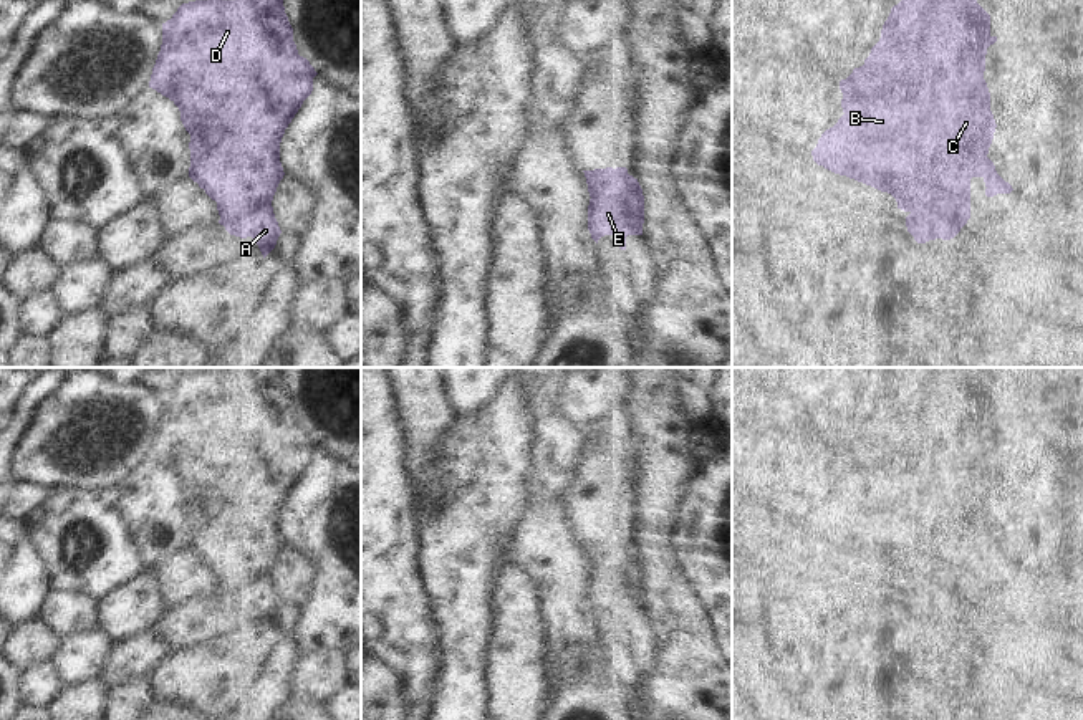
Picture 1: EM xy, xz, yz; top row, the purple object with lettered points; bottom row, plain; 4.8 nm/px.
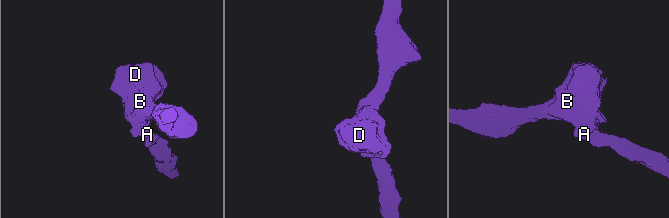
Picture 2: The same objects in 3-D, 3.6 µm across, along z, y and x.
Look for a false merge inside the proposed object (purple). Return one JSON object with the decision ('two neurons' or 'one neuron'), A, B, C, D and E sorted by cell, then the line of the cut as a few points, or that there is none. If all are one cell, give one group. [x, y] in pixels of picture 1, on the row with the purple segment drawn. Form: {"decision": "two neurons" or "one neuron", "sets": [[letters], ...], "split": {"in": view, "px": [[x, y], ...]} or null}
{"decision": "two neurons", "sets": [["A"], ["B", "C", "D", "E"]], "split": {"in": "xz", "px": [[601, 182], [613, 196], [620, 194], [623, 197], [641, 229]]}}

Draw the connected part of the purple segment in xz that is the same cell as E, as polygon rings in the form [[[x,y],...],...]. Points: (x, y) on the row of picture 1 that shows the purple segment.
[[[606,167],[601,169],[599,175],[586,179],[591,197],[588,205],[588,230],[591,238],[598,243],[604,235],[618,235],[621,250],[626,250],[628,235],[643,235],[639,217],[629,210],[623,194],[613,197],[601,185],[611,184],[616,189],[618,184],[626,182],[626,177],[626,167]]]

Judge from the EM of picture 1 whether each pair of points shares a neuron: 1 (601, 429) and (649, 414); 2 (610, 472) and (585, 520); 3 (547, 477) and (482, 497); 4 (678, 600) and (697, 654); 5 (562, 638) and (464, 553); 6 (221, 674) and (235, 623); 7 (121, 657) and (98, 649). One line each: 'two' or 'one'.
1: two
2: one
3: two
4: one
5: two
6: two
7: two

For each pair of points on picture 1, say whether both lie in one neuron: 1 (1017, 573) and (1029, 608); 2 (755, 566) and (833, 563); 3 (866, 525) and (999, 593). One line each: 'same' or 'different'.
1: same
2: different
3: same

